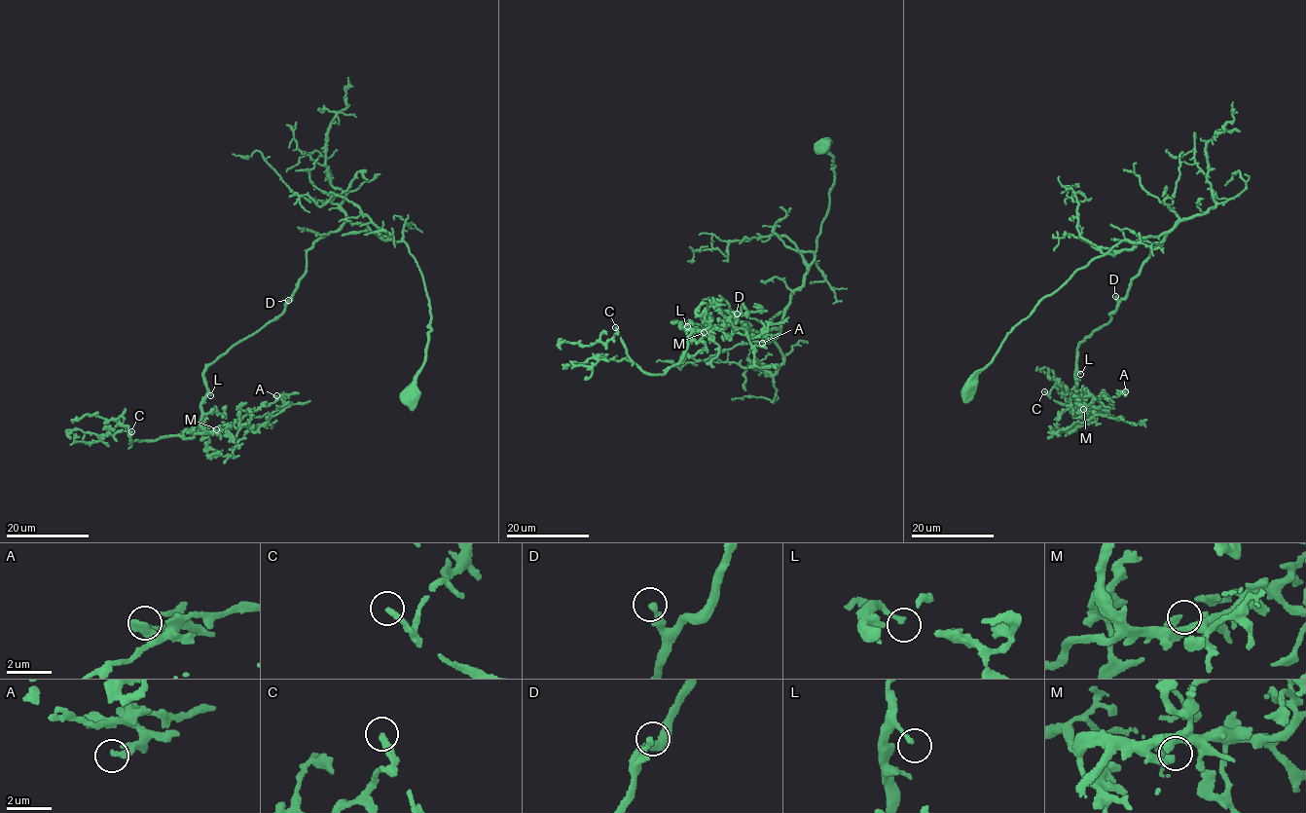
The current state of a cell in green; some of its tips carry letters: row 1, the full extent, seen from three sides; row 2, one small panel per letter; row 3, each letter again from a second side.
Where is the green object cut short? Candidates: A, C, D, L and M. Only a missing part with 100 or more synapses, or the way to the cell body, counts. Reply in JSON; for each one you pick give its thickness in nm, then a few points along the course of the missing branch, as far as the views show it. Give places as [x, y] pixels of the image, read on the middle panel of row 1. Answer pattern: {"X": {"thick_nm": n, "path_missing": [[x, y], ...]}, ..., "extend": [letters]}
{"C": {"thick_nm": 260, "path_missing": [[615, 327], [606, 308], [612, 310], [598, 326], [607, 340], [572, 346], [556, 332], [513, 345]]}, "extend": ["C"]}

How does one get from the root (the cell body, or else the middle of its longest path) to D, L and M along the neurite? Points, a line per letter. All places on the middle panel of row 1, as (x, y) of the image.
D: (822, 146), (834, 161), (834, 181), (804, 283), (792, 293), (779, 327), (749, 331), (737, 314)
L: (822, 146), (834, 161), (830, 204), (779, 327), (671, 321), (687, 326)
M: (822, 146), (834, 161), (830, 204), (779, 327), (671, 321), (704, 332)

